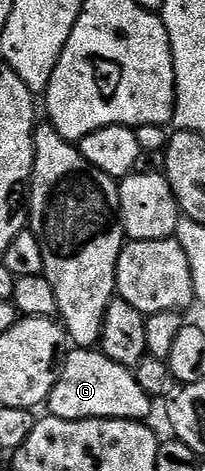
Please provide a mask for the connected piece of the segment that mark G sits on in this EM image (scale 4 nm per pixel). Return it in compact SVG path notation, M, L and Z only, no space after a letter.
M99 349L68 350L57 377L57 385L53 385L53 393L47 398L45 407L54 418L77 421L78 419L138 419L146 420L151 411L152 396L141 389L135 380L132 368L117 365L117 361L109 361Z

